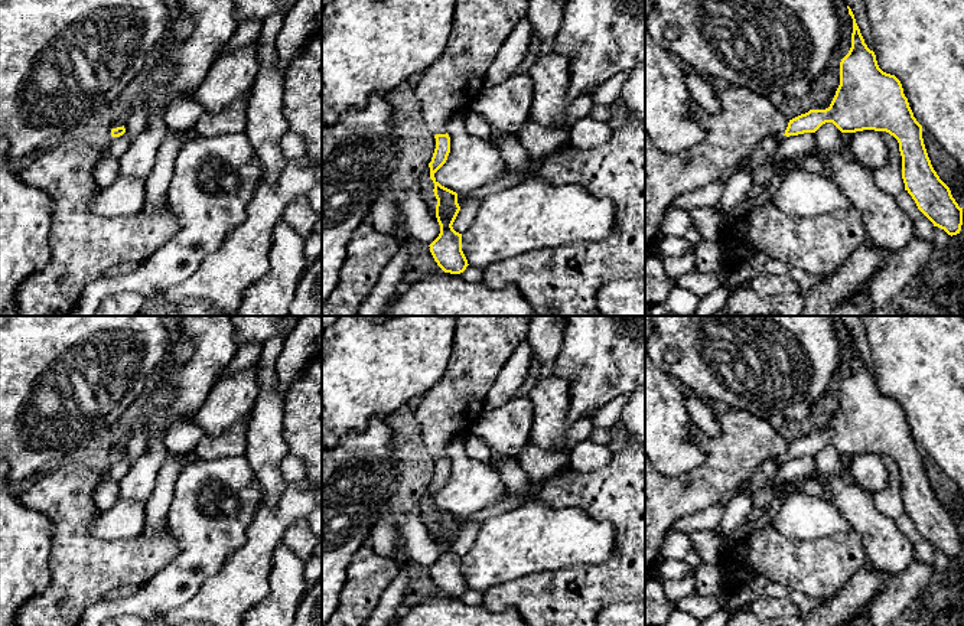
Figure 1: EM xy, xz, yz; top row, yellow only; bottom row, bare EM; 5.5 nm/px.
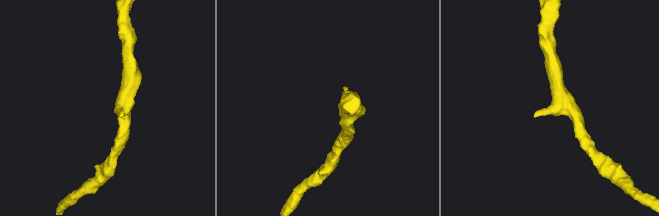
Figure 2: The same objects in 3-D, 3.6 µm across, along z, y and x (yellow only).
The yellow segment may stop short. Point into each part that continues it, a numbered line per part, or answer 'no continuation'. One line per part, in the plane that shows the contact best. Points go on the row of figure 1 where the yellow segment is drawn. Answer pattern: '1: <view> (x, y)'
no continuation

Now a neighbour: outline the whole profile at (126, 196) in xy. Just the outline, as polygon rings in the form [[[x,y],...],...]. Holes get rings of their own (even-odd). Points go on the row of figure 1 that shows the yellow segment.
[[[118,175],[117,180],[89,200],[94,213],[102,216],[133,215],[143,211],[146,200],[146,182],[143,179]]]

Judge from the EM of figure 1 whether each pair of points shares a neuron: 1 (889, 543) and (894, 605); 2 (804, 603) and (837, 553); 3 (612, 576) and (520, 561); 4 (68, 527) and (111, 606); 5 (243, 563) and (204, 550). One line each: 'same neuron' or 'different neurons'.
1: different neurons
2: different neurons
3: different neurons
4: different neurons
5: different neurons

